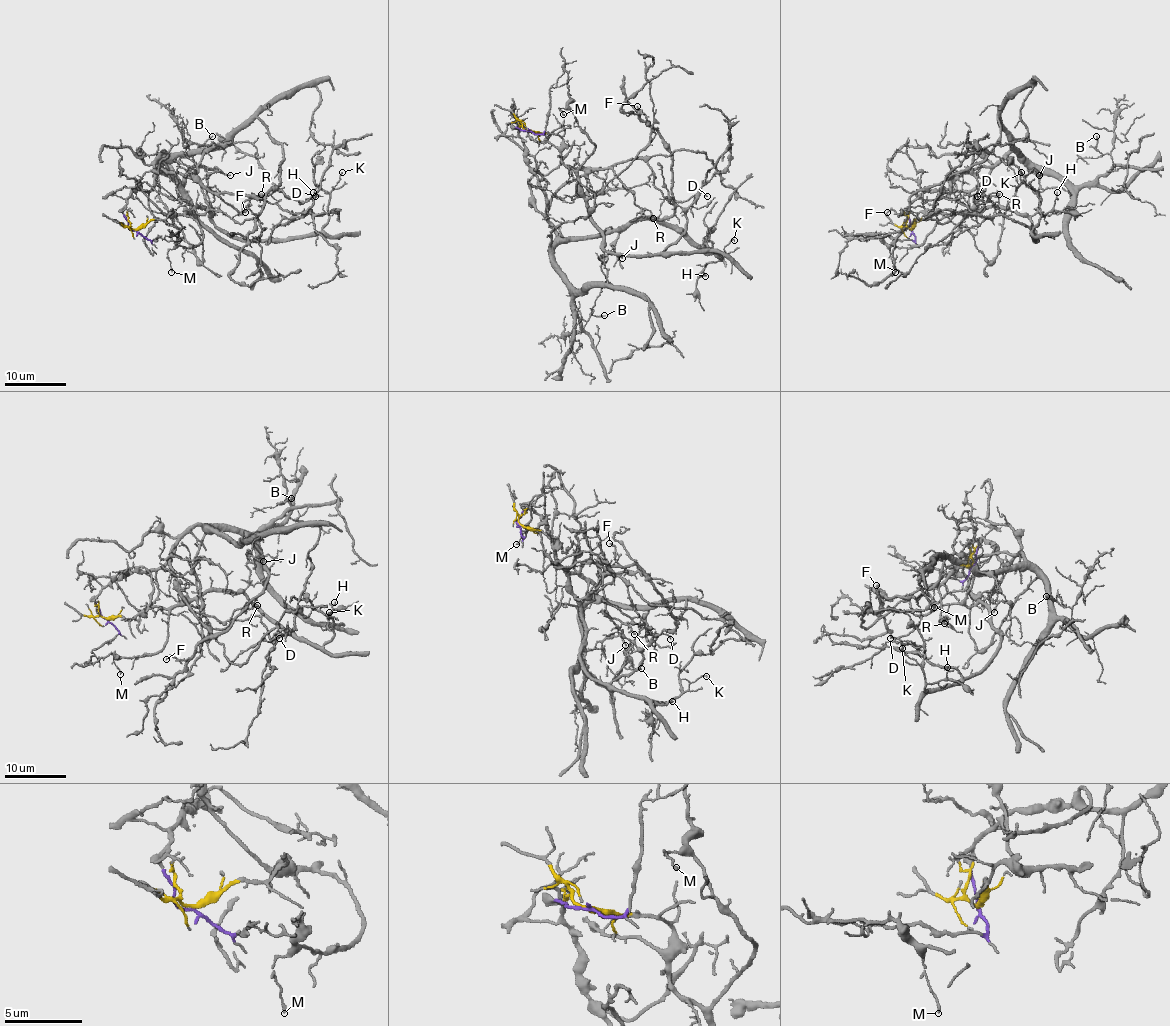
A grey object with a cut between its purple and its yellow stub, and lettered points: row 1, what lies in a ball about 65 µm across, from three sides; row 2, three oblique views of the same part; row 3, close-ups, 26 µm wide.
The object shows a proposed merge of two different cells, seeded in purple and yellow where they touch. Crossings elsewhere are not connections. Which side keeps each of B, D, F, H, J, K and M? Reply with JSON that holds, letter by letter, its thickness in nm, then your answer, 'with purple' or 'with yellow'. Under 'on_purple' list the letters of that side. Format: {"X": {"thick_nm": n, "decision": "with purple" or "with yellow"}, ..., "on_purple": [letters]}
{"B": {"thick_nm": 190, "decision": "with purple"}, "D": {"thick_nm": 140, "decision": "with purple"}, "F": {"thick_nm": 160, "decision": "with purple"}, "H": {"thick_nm": 110, "decision": "with yellow"}, "J": {"thick_nm": 180, "decision": "with yellow"}, "K": {"thick_nm": 110, "decision": "with yellow"}, "M": {"thick_nm": 160, "decision": "with yellow"}, "on_purple": ["B", "D", "F"]}

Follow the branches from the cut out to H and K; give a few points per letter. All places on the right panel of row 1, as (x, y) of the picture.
H: (910, 229), (921, 212), (1001, 207), (1028, 218), (1037, 240), (1032, 227), (1051, 209), (1057, 192)
K: (910, 229), (921, 212), (1008, 207), (1023, 213), (1037, 240), (1032, 227), (1040, 201), (1020, 178), (1021, 172)

